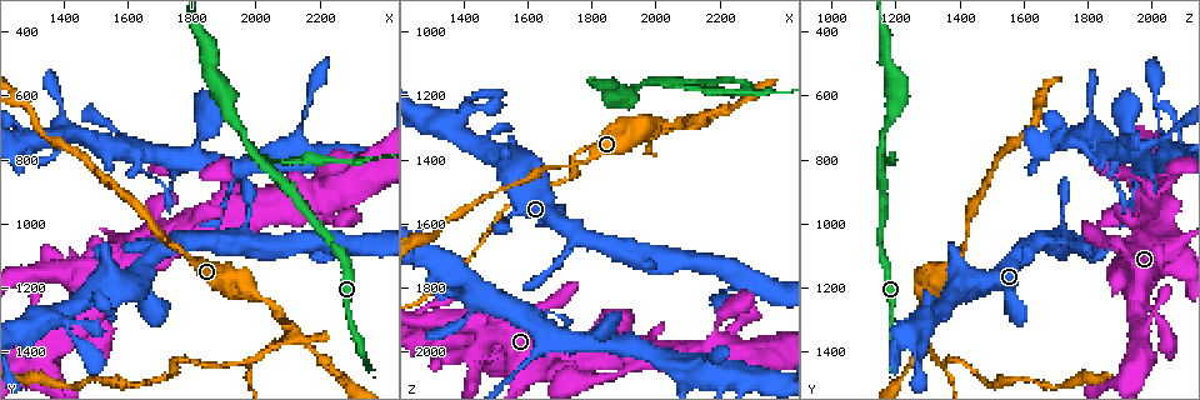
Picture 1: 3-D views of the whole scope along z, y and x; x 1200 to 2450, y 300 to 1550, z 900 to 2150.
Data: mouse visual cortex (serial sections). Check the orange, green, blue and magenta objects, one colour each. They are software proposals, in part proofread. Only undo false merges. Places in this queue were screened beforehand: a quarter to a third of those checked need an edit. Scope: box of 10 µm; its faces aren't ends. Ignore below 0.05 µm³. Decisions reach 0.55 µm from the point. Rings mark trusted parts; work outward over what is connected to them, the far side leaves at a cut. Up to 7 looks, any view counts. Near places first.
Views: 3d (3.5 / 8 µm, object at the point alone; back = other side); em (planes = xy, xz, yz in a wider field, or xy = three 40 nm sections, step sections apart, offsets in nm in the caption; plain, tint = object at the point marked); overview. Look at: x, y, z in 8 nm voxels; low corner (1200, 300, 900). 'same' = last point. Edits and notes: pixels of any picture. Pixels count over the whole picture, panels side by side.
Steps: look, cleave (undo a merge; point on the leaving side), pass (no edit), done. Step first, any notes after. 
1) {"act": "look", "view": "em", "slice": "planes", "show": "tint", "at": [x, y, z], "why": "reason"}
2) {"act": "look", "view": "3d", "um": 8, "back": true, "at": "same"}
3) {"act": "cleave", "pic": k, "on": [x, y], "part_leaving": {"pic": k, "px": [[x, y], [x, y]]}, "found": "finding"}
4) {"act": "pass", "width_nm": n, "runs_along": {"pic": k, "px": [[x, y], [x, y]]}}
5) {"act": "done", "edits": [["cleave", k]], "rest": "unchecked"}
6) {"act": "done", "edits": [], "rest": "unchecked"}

{"act": "look", "view": "3d", "um": 3.5, "at": [2040, 840, 1150]}

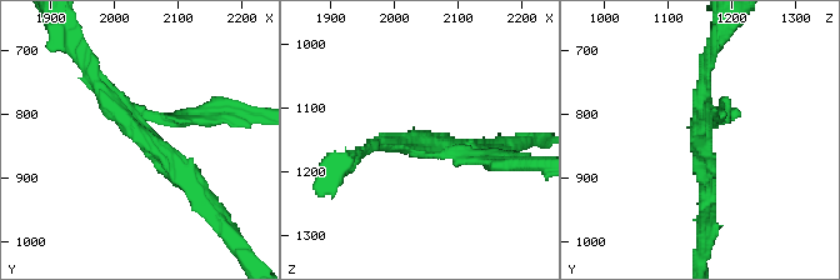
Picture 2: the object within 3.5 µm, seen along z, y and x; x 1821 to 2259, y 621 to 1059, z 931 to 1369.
{"act": "look", "view": "em", "slice": "xy", "step": 5, "show": "tint", "at": [2050, 840, 1150], "arms": 3, "arm_widths_nm": [150, 200, 250]}

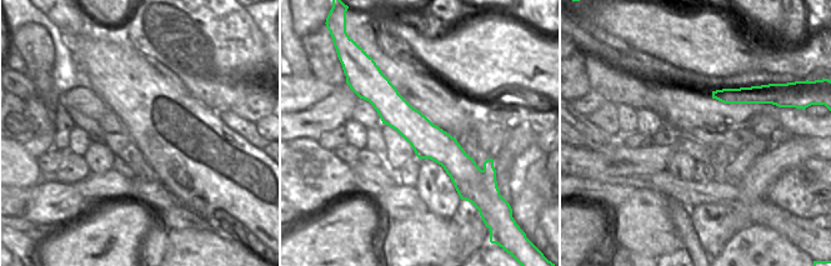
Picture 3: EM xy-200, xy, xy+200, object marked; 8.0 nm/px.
{"act": "look", "view": "em", "slice": "xy", "step": 3, "show": "tint", "at": "same"}

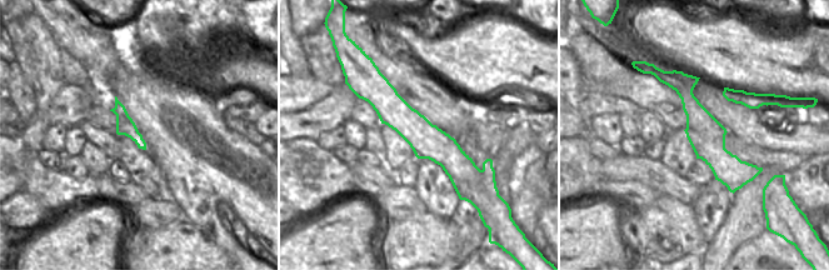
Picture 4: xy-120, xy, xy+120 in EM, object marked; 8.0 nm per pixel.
{"act": "cleave", "pic": 2, "on": [193, 120], "part_leaving": {"pic": 2, "px": [[156, 123], [214, 110], [260, 115]]}, "found": "a second cell is stuck on"}

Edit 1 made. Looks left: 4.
{"act": "look", "view": "3d", "um": 8, "at": [1690, 1060, 1710], "why": "a narrow waist"}

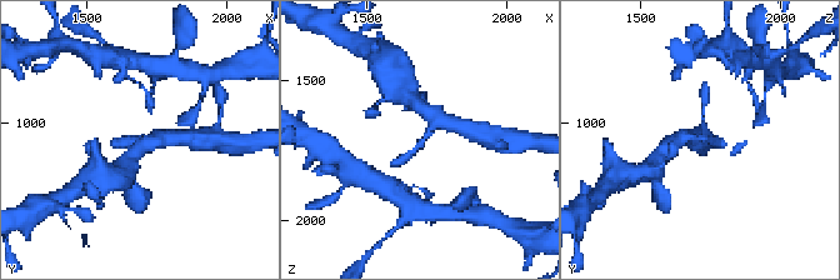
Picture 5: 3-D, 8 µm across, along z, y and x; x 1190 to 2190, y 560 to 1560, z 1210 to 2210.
{"act": "look", "view": "3d", "um": 3.5, "at": "same"}

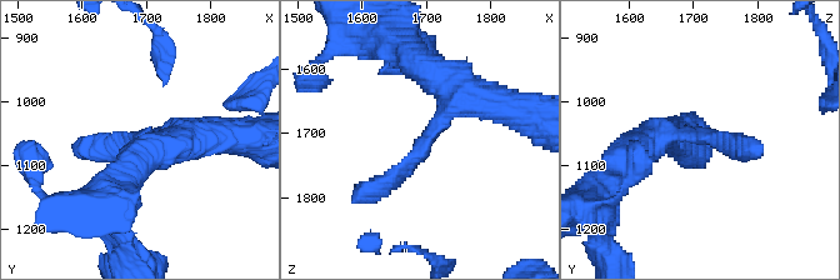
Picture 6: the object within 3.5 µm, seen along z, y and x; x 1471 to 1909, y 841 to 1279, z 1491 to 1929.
{"act": "look", "view": "em", "slice": "xy", "step": 1, "show": "tint", "at": [1695, 1055, 1720]}

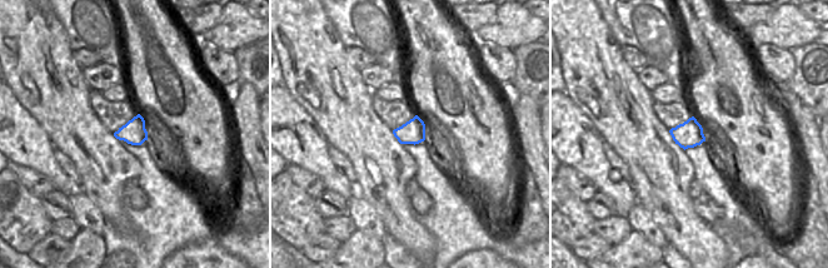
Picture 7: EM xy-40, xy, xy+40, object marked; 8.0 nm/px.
{"act": "pass", "runs_along": {"pic": 6, "px": [[454, 84], [419, 154], [358, 195]]}, "found": "one cell here"}

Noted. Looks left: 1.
{"act": "done", "edits": [["cleave", 2]], "rest": "unchecked"}

